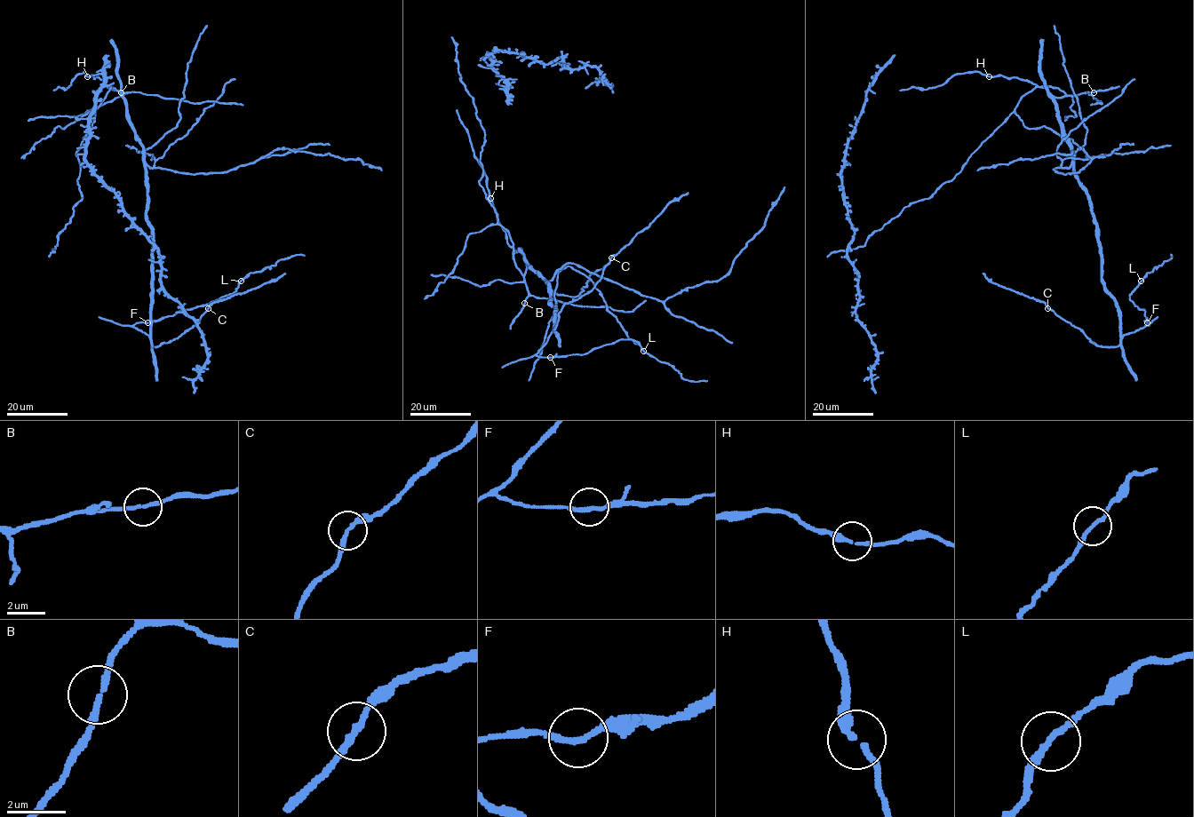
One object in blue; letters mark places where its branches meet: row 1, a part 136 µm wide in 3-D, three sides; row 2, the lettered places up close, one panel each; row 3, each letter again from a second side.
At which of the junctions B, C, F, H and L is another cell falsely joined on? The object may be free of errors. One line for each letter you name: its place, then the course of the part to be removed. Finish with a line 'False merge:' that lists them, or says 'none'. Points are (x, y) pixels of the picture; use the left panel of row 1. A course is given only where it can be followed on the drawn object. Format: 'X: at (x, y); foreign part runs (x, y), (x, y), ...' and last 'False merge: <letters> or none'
False merge: none

